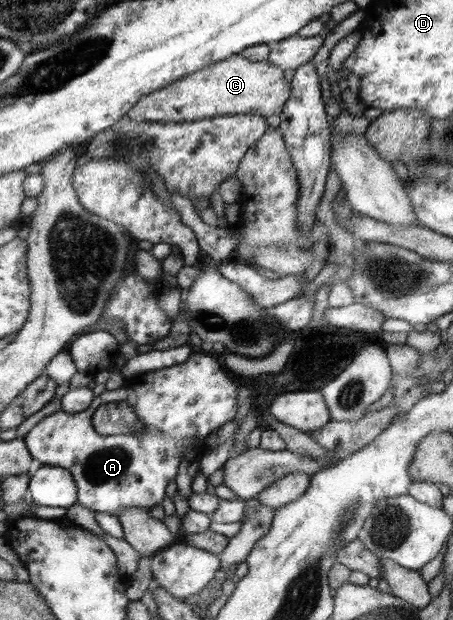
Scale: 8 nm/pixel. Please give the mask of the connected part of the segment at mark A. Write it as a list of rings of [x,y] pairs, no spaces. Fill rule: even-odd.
[[[195,351],[183,364],[148,372],[141,377],[141,382],[120,387],[117,390],[106,390],[90,404],[87,410],[70,413],[62,410],[40,420],[26,436],[23,437],[27,449],[38,465],[52,465],[70,471],[76,482],[76,503],[95,512],[108,512],[115,515],[126,508],[152,509],[164,502],[168,483],[175,477],[183,454],[196,443],[196,448],[205,443],[212,431],[218,430],[228,422],[241,415],[238,411],[237,397],[240,385],[230,378],[218,363],[217,351],[204,353]],[[110,402],[126,402],[136,411],[138,420],[144,429],[136,434],[102,436],[94,431],[92,416],[100,406]]]

